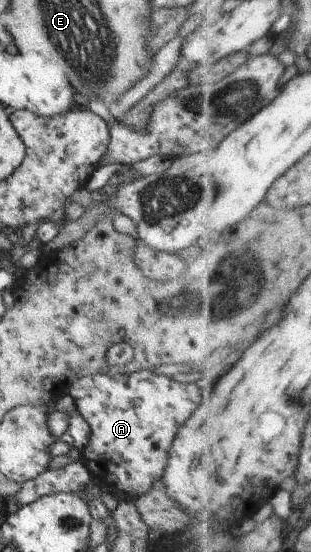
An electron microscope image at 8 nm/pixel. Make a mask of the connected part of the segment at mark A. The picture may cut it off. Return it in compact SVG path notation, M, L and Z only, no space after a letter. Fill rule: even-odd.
M204 366L184 383L179 383L144 368L128 375L82 377L69 386L67 394L72 397L75 408L90 429L87 445L79 450L81 458L78 461L117 500L134 500L145 495L152 490L152 482L161 478L176 431L200 404L200 390L196 388L198 374L204 374Z

